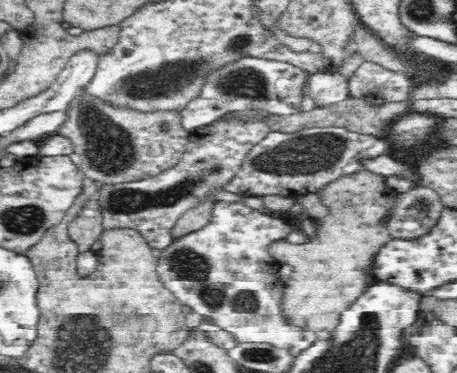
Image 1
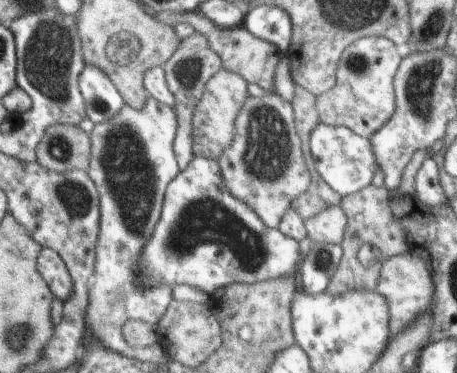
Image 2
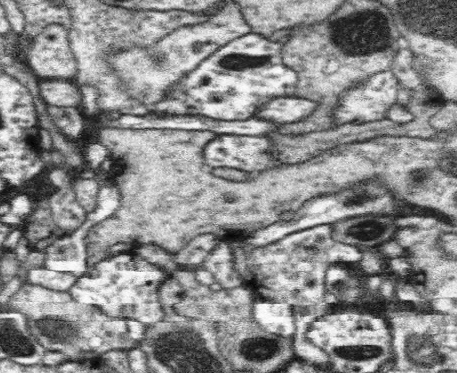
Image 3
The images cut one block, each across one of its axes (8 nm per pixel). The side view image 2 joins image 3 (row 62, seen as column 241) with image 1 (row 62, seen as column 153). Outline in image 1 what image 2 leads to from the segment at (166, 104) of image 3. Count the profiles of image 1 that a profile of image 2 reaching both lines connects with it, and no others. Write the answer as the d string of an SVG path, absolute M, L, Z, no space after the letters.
M242 58L236 64L228 64L214 72L200 96L192 100L182 114L182 126L192 132L206 124L212 124L220 116L240 114L240 112L270 112L272 116L294 116L302 112L304 86L312 74L288 62L262 60L262 58Z

